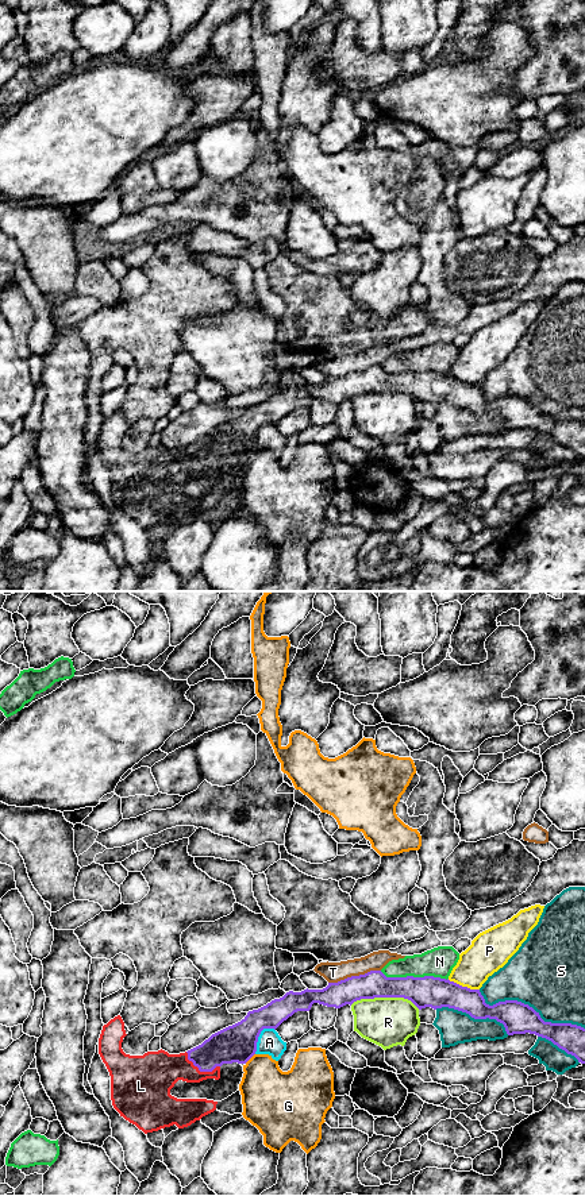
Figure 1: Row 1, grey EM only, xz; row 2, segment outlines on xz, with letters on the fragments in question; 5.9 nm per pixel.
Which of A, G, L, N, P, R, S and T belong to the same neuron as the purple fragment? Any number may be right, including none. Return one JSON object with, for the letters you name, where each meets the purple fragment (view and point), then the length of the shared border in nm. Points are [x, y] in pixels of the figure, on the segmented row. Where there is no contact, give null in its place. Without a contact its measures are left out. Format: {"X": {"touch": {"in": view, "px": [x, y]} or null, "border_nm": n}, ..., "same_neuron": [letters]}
{"L": {"touch": {"in": "xz", "px": [200, 1071]}, "border_nm": 220}, "same_neuron": ["L"]}

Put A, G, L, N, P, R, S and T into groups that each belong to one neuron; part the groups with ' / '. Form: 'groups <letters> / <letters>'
groups A / G / L / N / P / R / S / T

